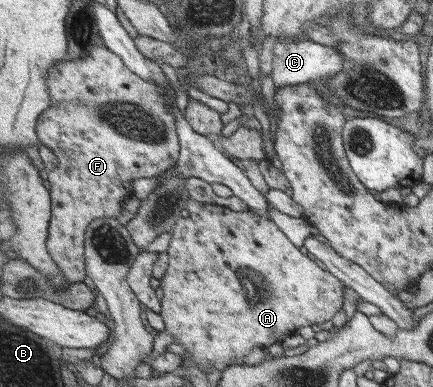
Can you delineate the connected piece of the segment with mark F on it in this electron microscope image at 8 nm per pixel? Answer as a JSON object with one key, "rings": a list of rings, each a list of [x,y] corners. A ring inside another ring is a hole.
{"rings":[[[104,46],[94,47],[92,53],[84,55],[83,58],[78,58],[77,60],[68,60],[68,58],[66,58],[64,62],[55,64],[53,68],[48,70],[48,86],[50,86],[54,103],[52,103],[50,109],[46,109],[46,112],[42,114],[40,126],[36,128],[36,132],[38,132],[40,140],[42,140],[42,144],[46,144],[48,148],[52,148],[52,150],[58,154],[60,164],[58,164],[56,170],[44,172],[44,174],[48,174],[48,178],[50,178],[50,180],[47,181],[52,184],[52,220],[50,221],[47,246],[54,260],[58,263],[64,275],[67,276],[67,282],[69,284],[79,283],[84,280],[85,276],[88,276],[86,263],[86,244],[88,244],[86,241],[86,229],[88,229],[88,225],[97,218],[118,216],[118,212],[120,212],[120,202],[130,194],[130,182],[132,182],[134,178],[150,178],[154,175],[161,174],[173,166],[175,160],[178,158],[179,141],[176,134],[174,134],[175,116],[172,116],[172,114],[168,112],[168,104],[170,104],[170,96],[173,96],[173,91],[168,91],[168,97],[166,97],[166,91],[164,91],[160,85],[156,85],[154,81],[146,81],[146,79],[132,72],[130,68],[122,62],[119,55],[114,54]],[[166,128],[172,128],[172,134],[168,134]]]}

